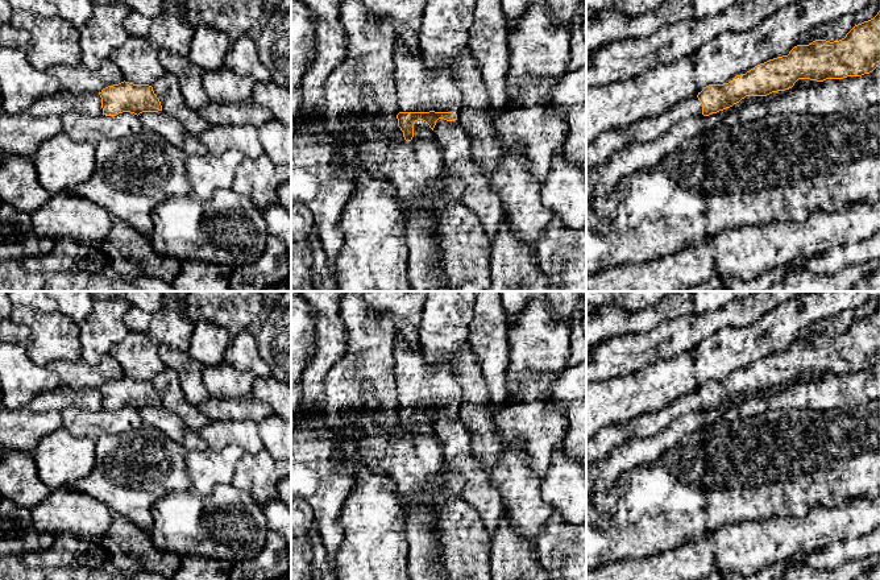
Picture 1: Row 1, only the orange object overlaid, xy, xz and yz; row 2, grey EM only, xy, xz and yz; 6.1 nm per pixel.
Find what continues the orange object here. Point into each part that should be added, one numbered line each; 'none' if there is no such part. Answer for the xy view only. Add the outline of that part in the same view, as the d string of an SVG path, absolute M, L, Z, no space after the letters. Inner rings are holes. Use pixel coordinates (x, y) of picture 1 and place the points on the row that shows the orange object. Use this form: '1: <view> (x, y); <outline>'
none

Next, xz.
1: xz (419, 88); M400 40L393 49L399 112L461 111L461 92L448 69L432 70L420 49L411 53Z

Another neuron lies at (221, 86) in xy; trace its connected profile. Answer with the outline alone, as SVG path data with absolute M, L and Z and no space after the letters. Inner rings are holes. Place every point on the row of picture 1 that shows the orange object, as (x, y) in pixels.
M225 66L204 71L202 76L204 92L217 104L249 102L256 83L253 78L241 76Z

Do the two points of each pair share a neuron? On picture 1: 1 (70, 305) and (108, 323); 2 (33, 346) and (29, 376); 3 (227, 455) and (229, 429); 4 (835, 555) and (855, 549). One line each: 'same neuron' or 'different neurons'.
1: different neurons
2: different neurons
3: different neurons
4: same neuron

